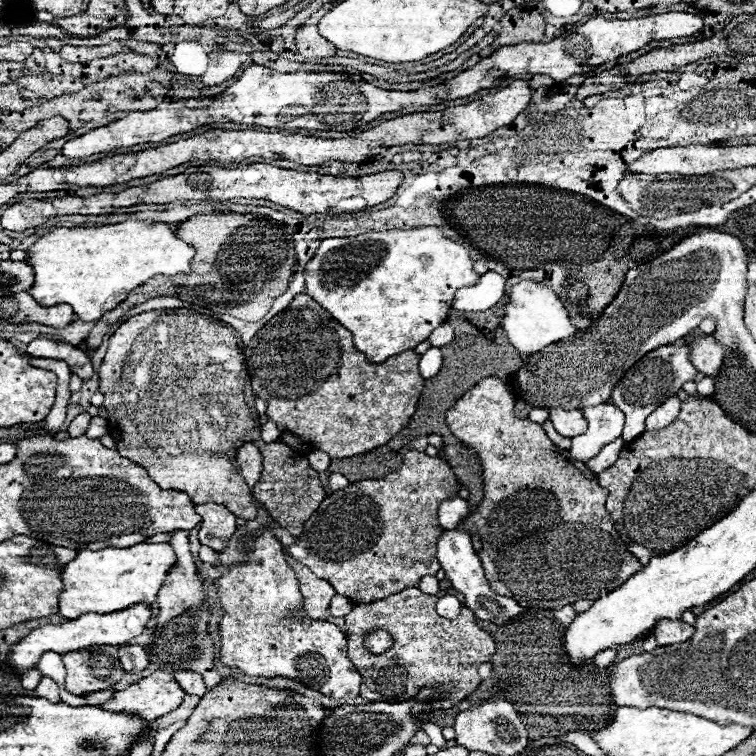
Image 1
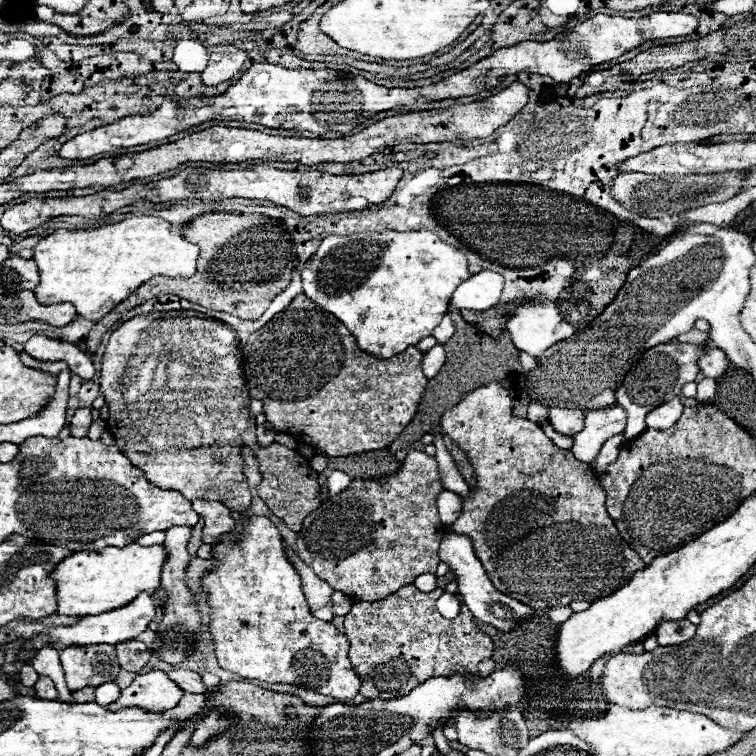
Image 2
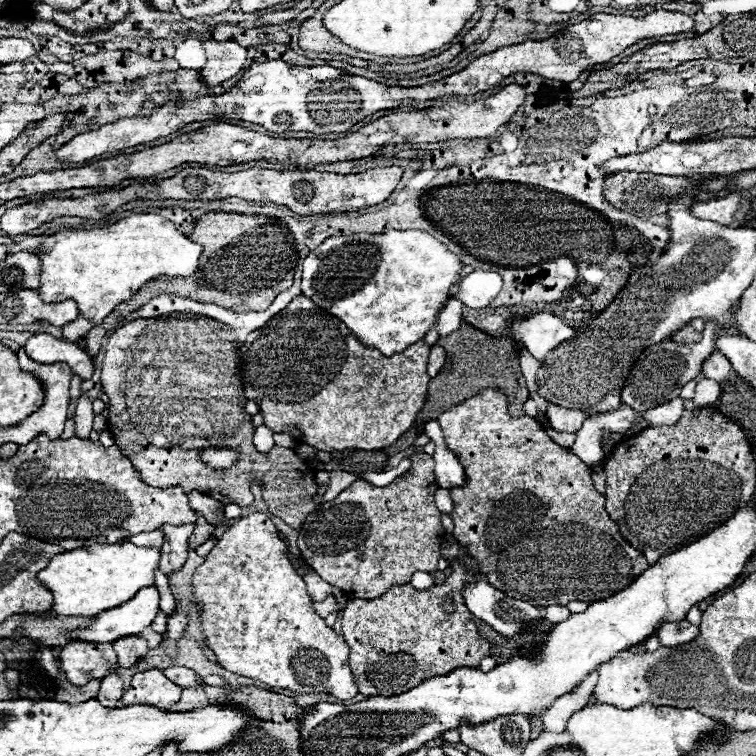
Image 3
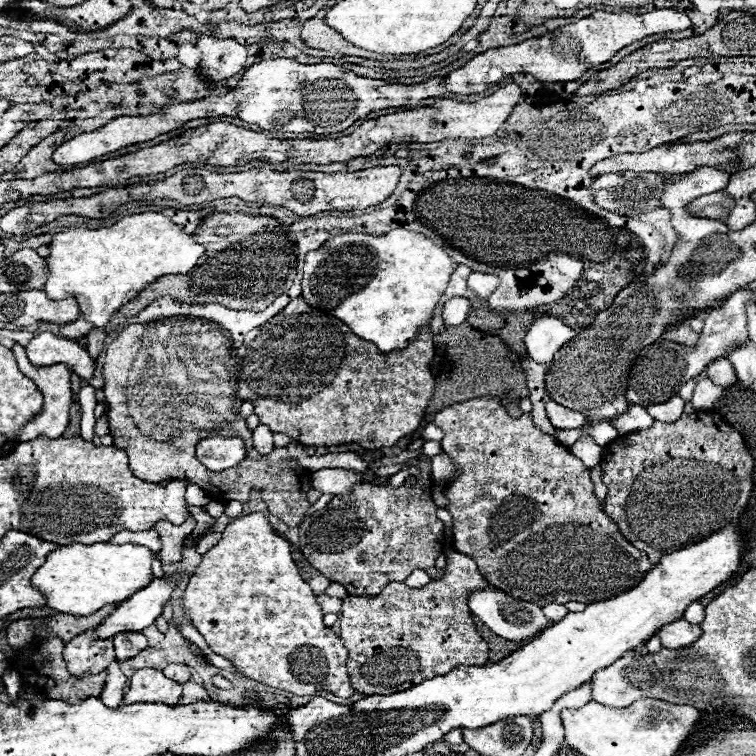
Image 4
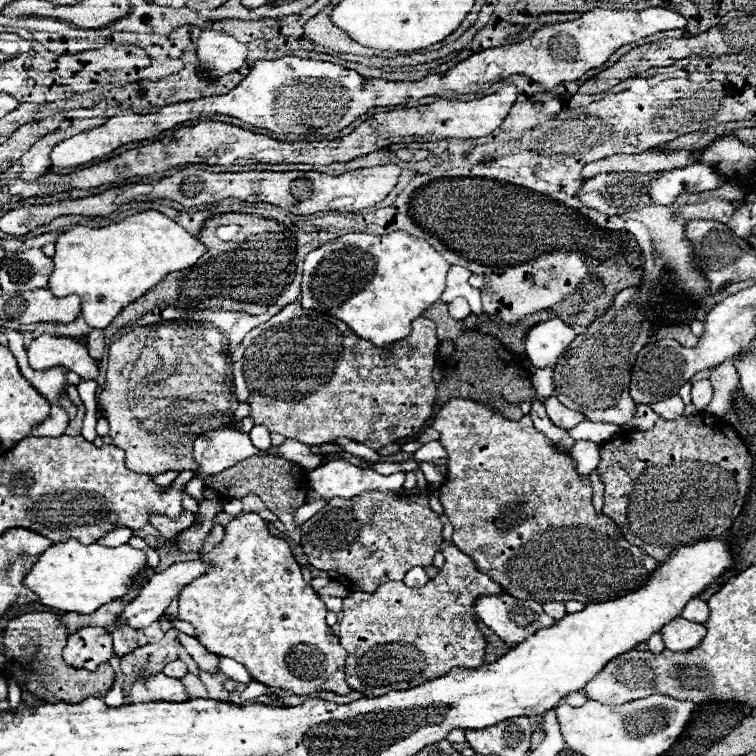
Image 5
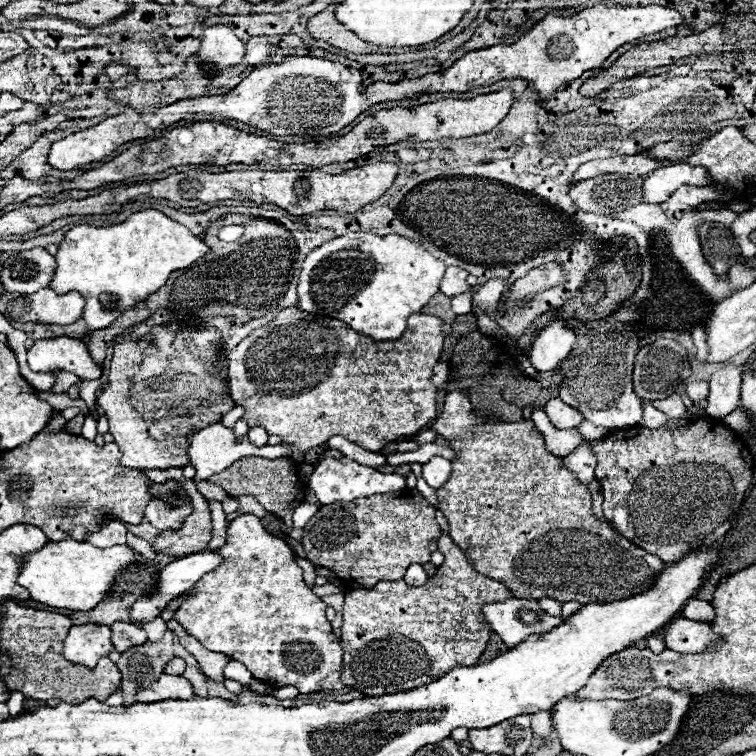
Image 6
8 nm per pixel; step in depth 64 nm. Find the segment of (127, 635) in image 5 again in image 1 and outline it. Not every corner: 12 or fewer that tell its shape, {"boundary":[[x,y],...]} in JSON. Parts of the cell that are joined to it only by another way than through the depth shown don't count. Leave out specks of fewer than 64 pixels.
{"boundary":[[120,646],[118,658],[130,674],[150,664],[144,646]]}

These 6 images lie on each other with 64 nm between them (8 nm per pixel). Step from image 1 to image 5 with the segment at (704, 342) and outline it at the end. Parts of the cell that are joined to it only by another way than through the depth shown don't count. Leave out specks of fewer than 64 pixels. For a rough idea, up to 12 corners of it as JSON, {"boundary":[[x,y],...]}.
{"boundary":[[730,360],[710,374],[714,394],[706,412],[724,416],[740,386]]}

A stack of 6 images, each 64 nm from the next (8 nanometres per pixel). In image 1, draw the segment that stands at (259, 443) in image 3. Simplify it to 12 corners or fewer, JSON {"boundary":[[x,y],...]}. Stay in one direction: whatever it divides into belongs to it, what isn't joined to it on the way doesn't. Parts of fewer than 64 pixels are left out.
{"boundary":[[266,422],[260,430],[264,442],[280,438],[280,430],[274,422]]}

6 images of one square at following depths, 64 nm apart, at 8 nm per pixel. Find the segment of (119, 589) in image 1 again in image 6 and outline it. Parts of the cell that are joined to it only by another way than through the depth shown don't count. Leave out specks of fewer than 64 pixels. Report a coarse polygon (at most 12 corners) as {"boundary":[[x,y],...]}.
{"boundary":[[66,536],[22,556],[18,584],[54,608],[92,610],[136,562]]}

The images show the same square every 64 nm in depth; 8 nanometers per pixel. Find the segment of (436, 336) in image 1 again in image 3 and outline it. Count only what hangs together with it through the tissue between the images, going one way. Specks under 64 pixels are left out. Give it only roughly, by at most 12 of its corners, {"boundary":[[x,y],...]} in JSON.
{"boundary":[[456,298],[438,316],[440,336],[454,332],[462,322],[464,304]]}

